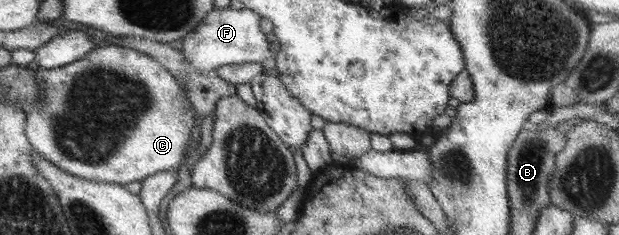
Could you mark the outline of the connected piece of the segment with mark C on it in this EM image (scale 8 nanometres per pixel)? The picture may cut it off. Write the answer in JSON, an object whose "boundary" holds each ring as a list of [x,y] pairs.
{"boundary":[[[119,45],[96,46],[89,54],[86,54],[85,58],[71,64],[54,69],[38,68],[36,77],[40,80],[40,100],[36,102],[36,106],[28,111],[25,130],[32,148],[51,164],[67,171],[70,175],[73,174],[91,182],[111,182],[119,185],[130,182],[141,183],[145,177],[152,177],[153,174],[179,167],[181,160],[183,160],[185,146],[192,136],[192,130],[195,126],[193,117],[196,112],[190,101],[185,97],[185,91],[181,89],[177,79],[154,58],[140,53],[138,50],[120,47]]]}

